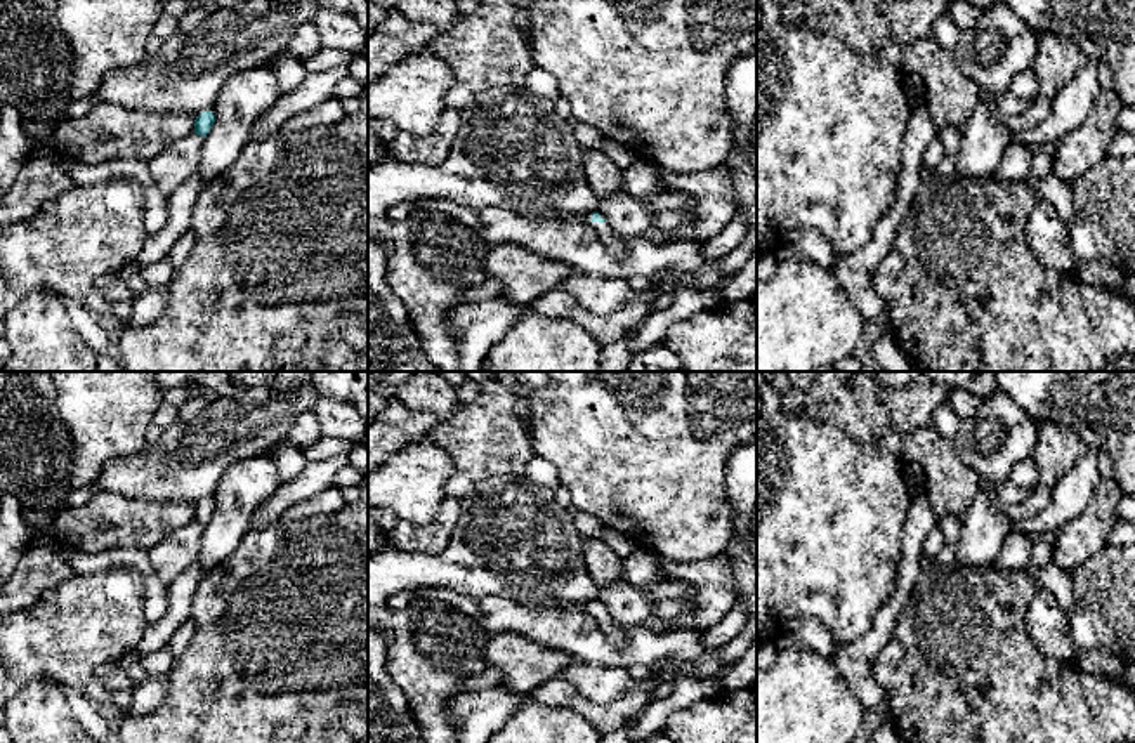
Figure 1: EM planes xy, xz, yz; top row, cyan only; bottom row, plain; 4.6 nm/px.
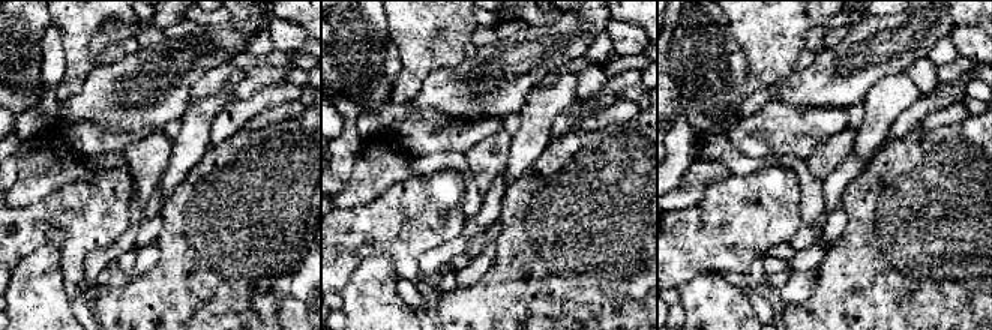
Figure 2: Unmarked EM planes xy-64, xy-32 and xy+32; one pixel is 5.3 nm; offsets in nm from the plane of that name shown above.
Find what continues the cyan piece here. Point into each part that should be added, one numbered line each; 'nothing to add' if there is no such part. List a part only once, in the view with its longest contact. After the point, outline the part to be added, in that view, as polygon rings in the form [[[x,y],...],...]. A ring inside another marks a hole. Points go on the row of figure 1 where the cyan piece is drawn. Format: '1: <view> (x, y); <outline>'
1: xz (616, 247); [[[588,215],[588,224],[594,227],[594,231],[597,233],[599,240],[602,241],[602,245],[607,248],[607,252],[614,257],[614,259],[625,259],[628,253],[628,247],[627,247],[627,240],[616,236],[611,227],[607,226],[607,222],[594,222],[592,215]]]

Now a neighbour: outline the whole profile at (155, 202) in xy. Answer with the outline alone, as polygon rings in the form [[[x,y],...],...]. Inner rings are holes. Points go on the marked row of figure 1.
[[[54,139],[38,142],[31,153],[56,156],[76,186],[101,184],[111,179],[132,179],[144,189],[144,229],[148,238],[156,236],[168,222],[168,198],[156,186],[146,161],[123,158],[95,165],[64,155]]]

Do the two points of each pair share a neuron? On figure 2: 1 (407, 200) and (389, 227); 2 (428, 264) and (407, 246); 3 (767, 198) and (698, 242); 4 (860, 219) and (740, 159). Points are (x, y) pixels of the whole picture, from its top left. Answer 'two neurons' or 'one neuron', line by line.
1: one neuron
2: two neurons
3: one neuron
4: two neurons

